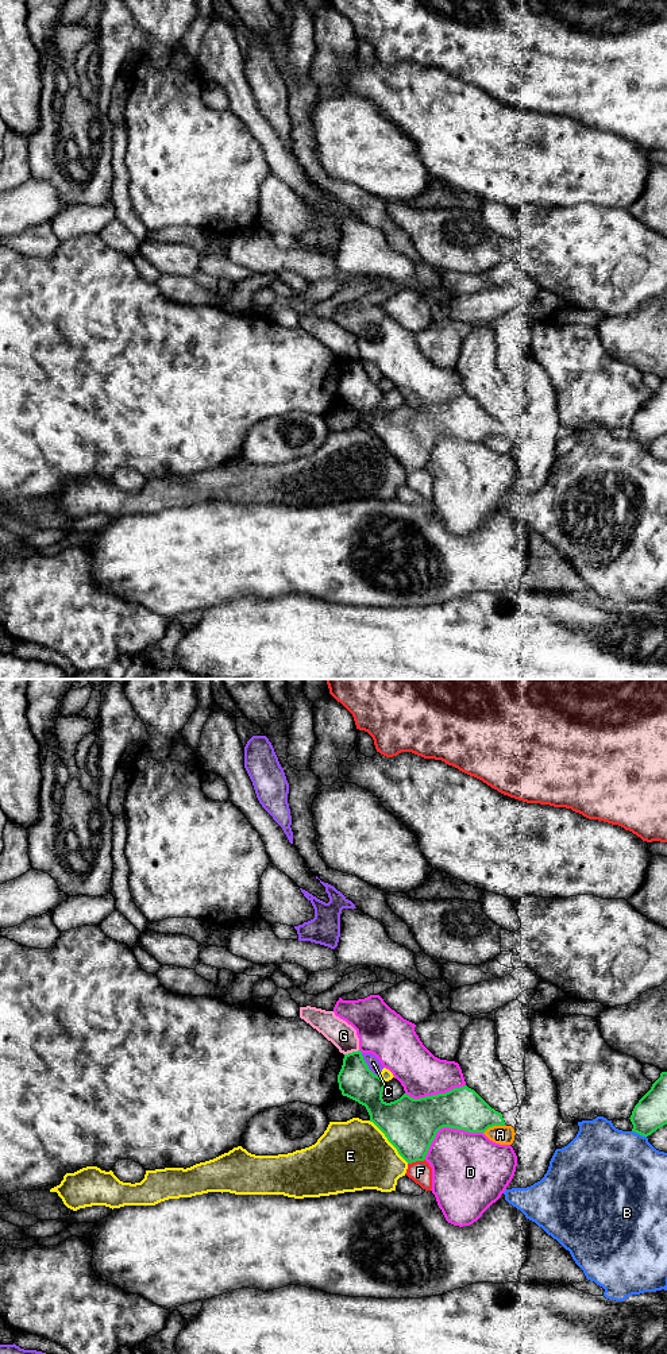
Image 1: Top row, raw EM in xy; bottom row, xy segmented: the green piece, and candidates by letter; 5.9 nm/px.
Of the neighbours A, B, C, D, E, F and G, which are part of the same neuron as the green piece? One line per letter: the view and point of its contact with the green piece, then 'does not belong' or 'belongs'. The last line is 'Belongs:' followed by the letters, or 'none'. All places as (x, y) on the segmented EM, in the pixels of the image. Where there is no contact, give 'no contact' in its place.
A: meets green in xy at (494, 1125); does not belong
B: meets green in xy at (639, 1133); does not belong
C: meets green in xy at (367, 1067); does not belong
D: meets green in xy at (446, 1126); does not belong
E: meets green in xy at (388, 1140); does not belong
F: meets green in xy at (416, 1160); does not belong
G: meets green in xy at (353, 1052); does not belong
Belongs: none

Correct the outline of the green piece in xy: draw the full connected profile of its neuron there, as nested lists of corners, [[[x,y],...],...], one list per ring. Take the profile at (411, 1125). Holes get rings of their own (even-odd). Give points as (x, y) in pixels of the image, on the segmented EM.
[[[362,1052],[344,1054],[342,1069],[338,1075],[339,1089],[359,1104],[365,1106],[373,1122],[408,1162],[424,1161],[436,1133],[443,1127],[485,1133],[493,1126],[506,1126],[502,1114],[491,1108],[474,1089],[467,1085],[413,1099],[404,1093],[400,1099],[386,1103],[382,1099],[385,1083],[374,1075],[363,1060]]]

